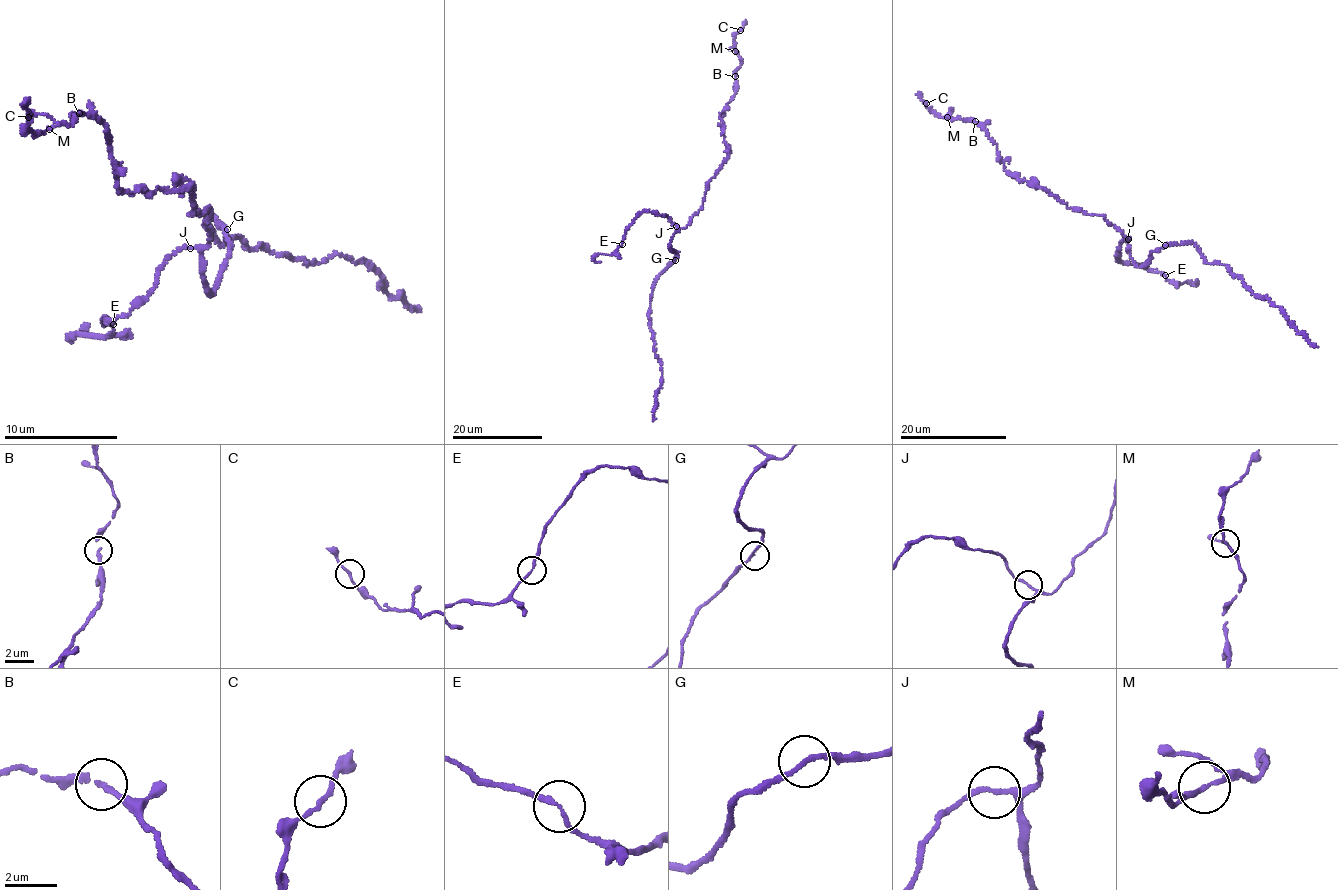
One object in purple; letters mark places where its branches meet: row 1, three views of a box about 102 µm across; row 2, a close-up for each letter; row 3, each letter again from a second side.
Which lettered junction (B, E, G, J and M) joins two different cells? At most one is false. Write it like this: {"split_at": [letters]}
{"split_at": []}

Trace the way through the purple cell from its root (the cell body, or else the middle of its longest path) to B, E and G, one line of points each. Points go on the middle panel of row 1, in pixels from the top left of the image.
B: (686, 227), (702, 207), (708, 181), (729, 154), (720, 115), (735, 93), (735, 76)
E: (686, 227), (676, 227), (665, 216), (643, 211), (625, 231), (621, 243)
G: (686, 227), (676, 231), (670, 242), (671, 249), (677, 253), (675, 260)

